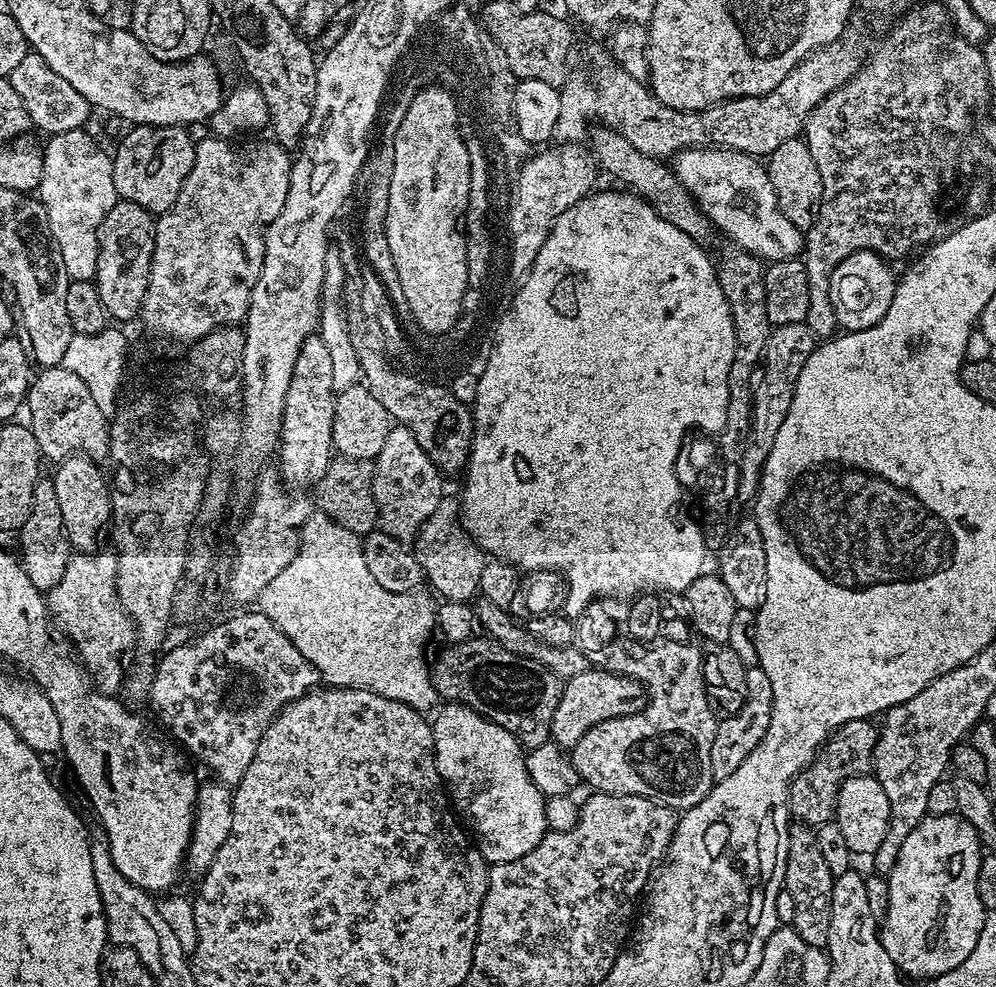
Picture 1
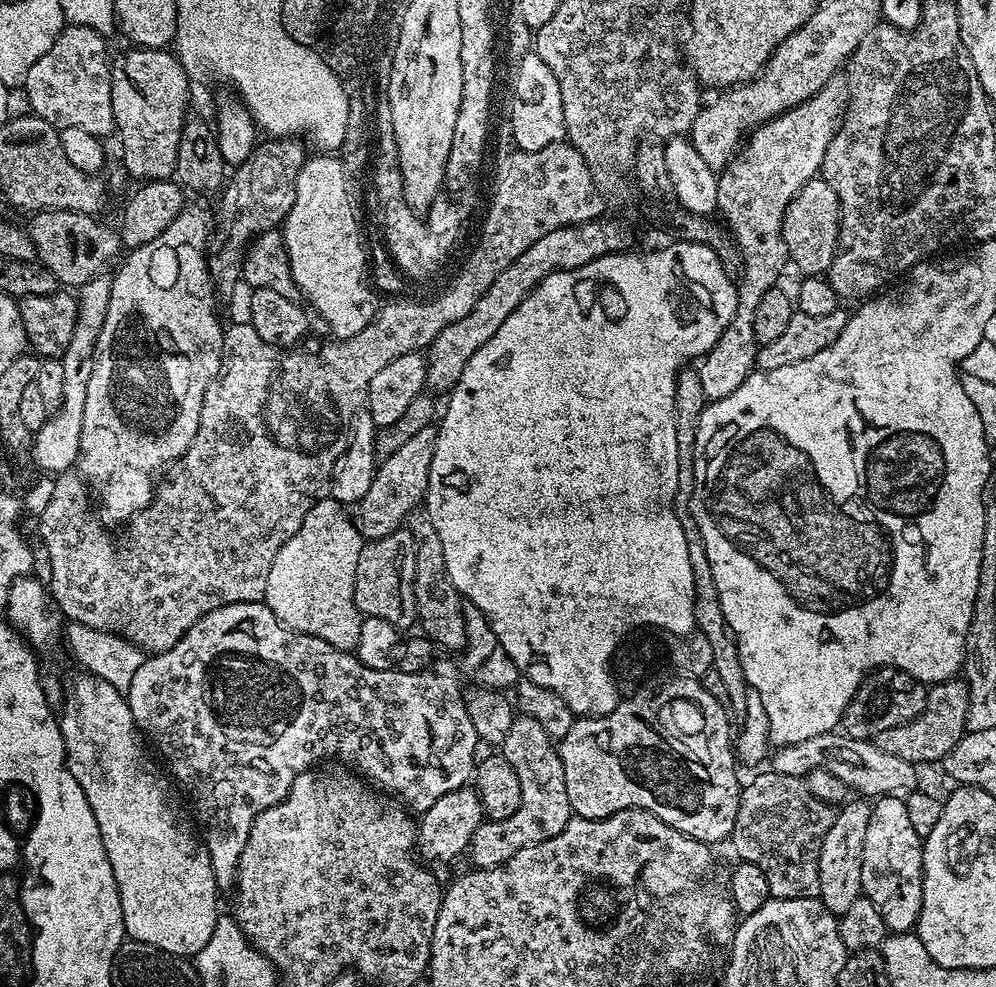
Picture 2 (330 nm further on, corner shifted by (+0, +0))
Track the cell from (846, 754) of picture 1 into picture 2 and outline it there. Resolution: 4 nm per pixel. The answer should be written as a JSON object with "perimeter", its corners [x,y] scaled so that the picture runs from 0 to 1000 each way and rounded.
{"perimeter":[[[957,687],[947,693],[937,693],[932,697],[932,716],[923,725],[909,734],[886,740],[878,748],[879,753],[899,764],[901,768],[910,768],[910,772],[921,776],[947,771],[958,756],[968,747],[970,741],[970,715],[972,714],[972,692],[966,687]]]}

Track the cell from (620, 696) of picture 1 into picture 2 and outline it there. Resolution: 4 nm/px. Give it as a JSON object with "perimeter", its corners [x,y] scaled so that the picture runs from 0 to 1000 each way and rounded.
{"perimeter":[[[522,723],[512,736],[504,755],[504,765],[520,784],[524,798],[524,813],[519,823],[507,831],[487,833],[476,841],[472,856],[472,868],[478,879],[501,879],[520,861],[536,857],[564,845],[575,829],[572,809],[568,809],[568,784],[564,768],[555,747],[536,727]]]}

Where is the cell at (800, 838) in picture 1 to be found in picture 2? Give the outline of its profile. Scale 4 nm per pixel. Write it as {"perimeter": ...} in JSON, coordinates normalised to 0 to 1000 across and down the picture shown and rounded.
{"perimeter":[[[767,781],[743,799],[733,856],[746,874],[761,877],[761,881],[769,886],[774,911],[818,912],[823,906],[821,869],[829,841],[833,841],[839,823],[836,816],[817,809],[804,787]]]}

